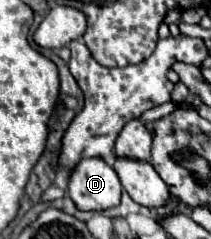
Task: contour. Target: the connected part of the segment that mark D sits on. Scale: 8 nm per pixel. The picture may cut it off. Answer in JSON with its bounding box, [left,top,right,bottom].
[68,158,122,210]

